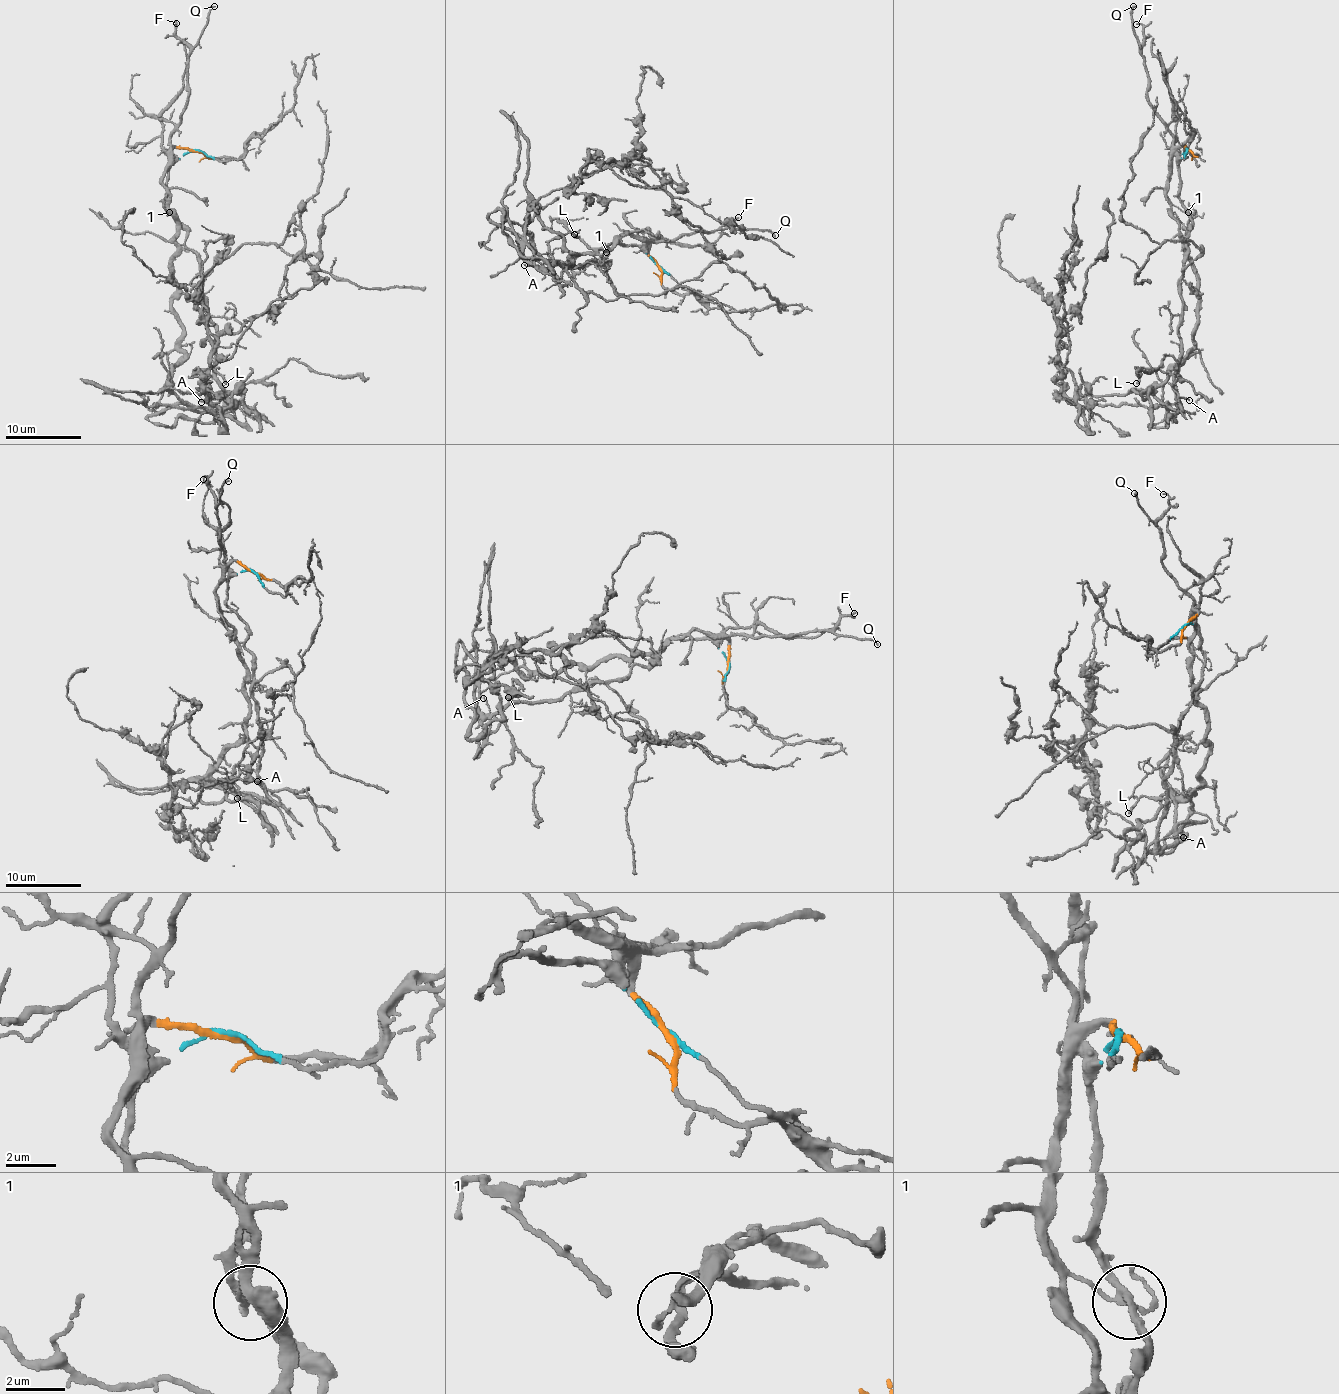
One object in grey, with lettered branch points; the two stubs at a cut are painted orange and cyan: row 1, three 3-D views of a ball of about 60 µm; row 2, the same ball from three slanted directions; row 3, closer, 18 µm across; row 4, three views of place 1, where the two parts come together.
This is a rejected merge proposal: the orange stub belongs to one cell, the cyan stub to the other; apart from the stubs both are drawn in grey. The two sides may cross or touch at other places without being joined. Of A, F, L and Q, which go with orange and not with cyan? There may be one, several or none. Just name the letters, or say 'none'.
F, Q

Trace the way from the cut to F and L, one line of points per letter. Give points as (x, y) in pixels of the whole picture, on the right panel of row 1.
F: (1186, 149), (1177, 146), (1174, 135), (1148, 96), (1147, 68), (1141, 47), (1144, 25), (1136, 24)
L: (1186, 149), (1178, 165), (1179, 198), (1192, 224), (1181, 282), (1179, 369), (1171, 375), (1143, 367), (1136, 384)

